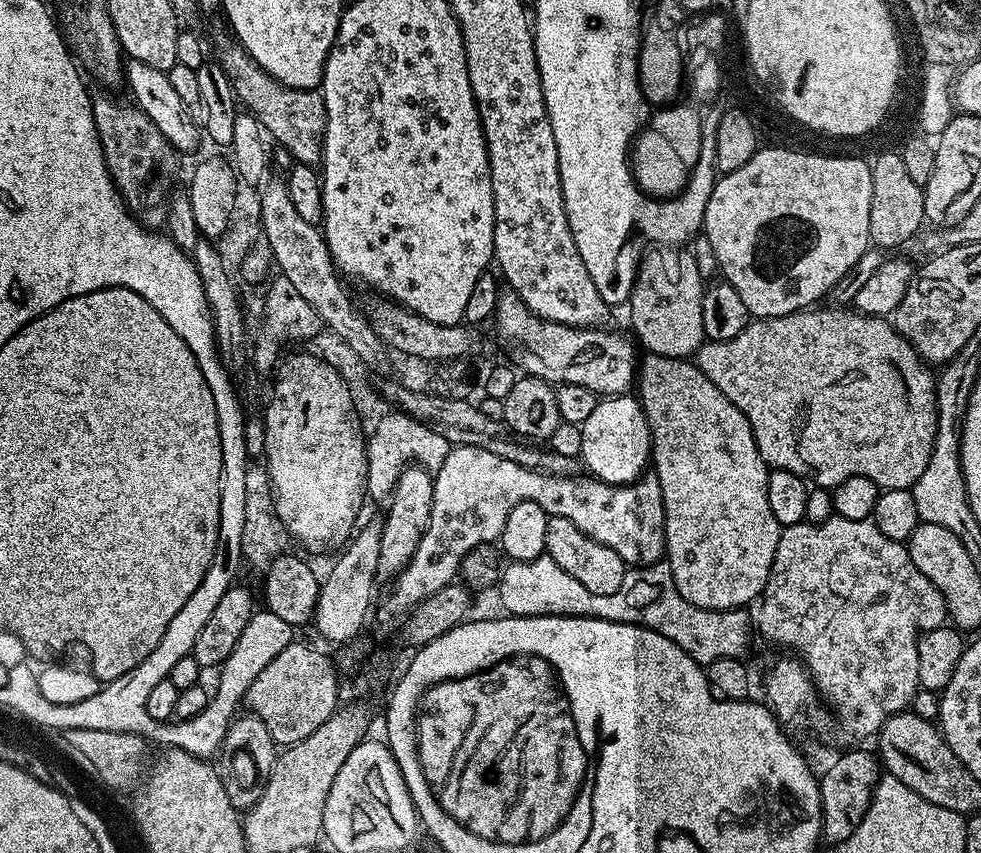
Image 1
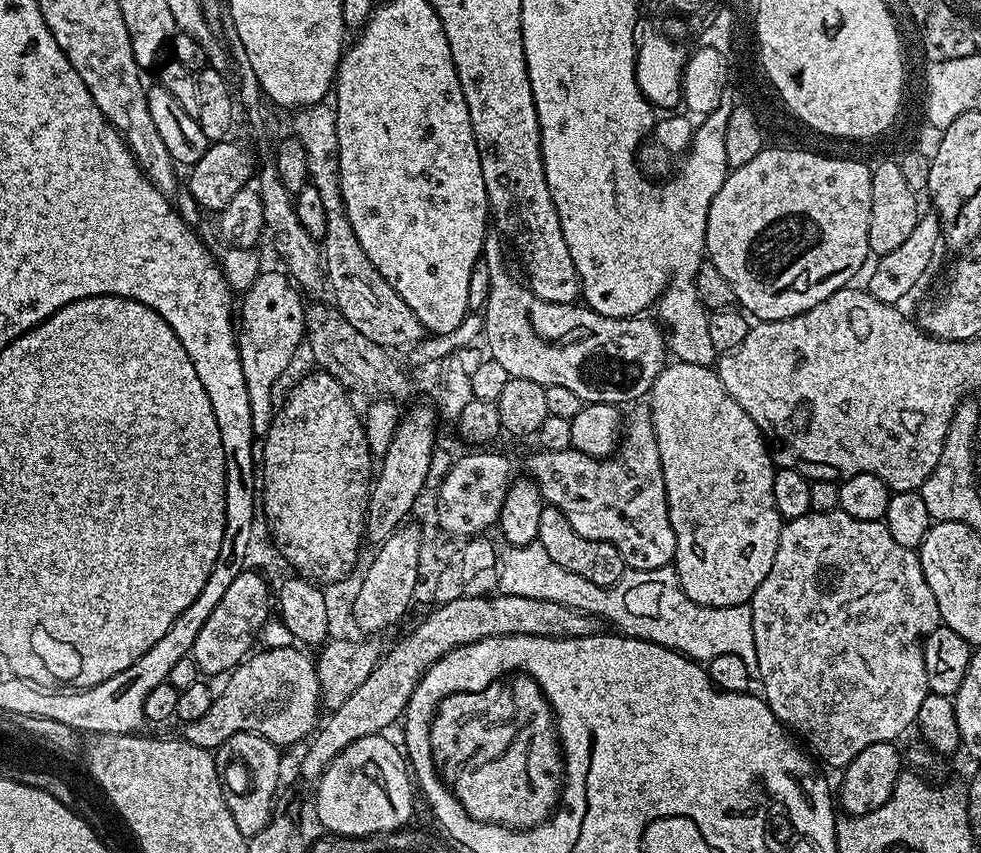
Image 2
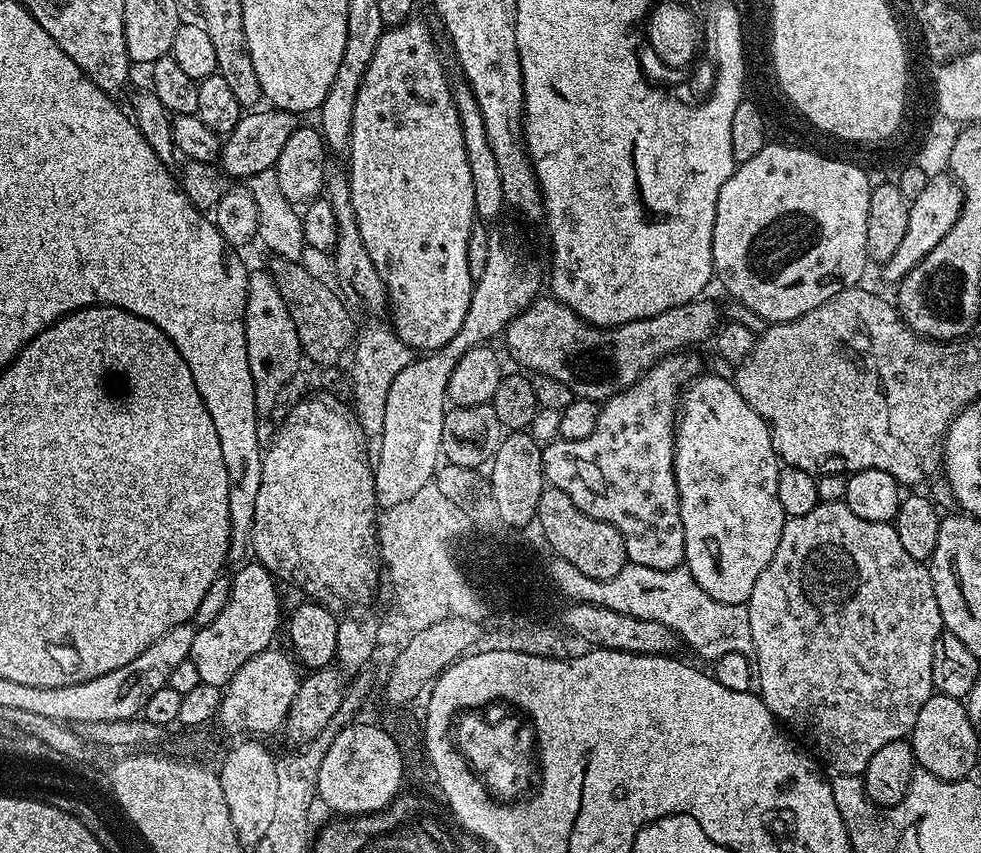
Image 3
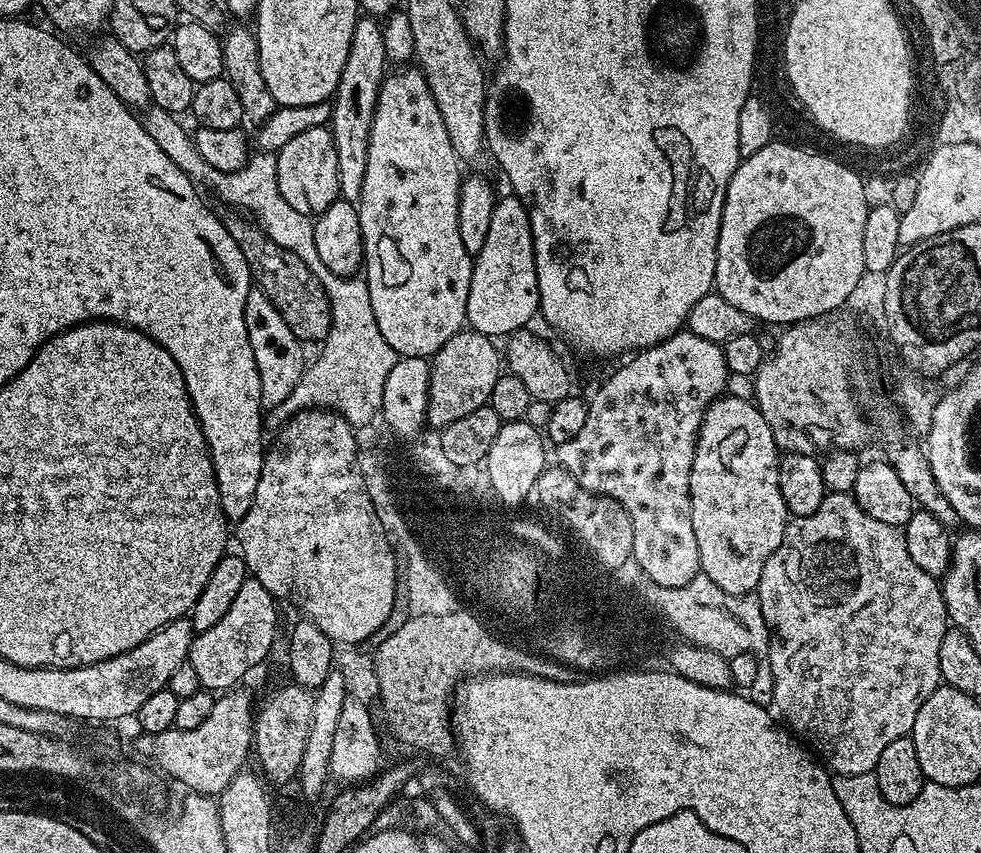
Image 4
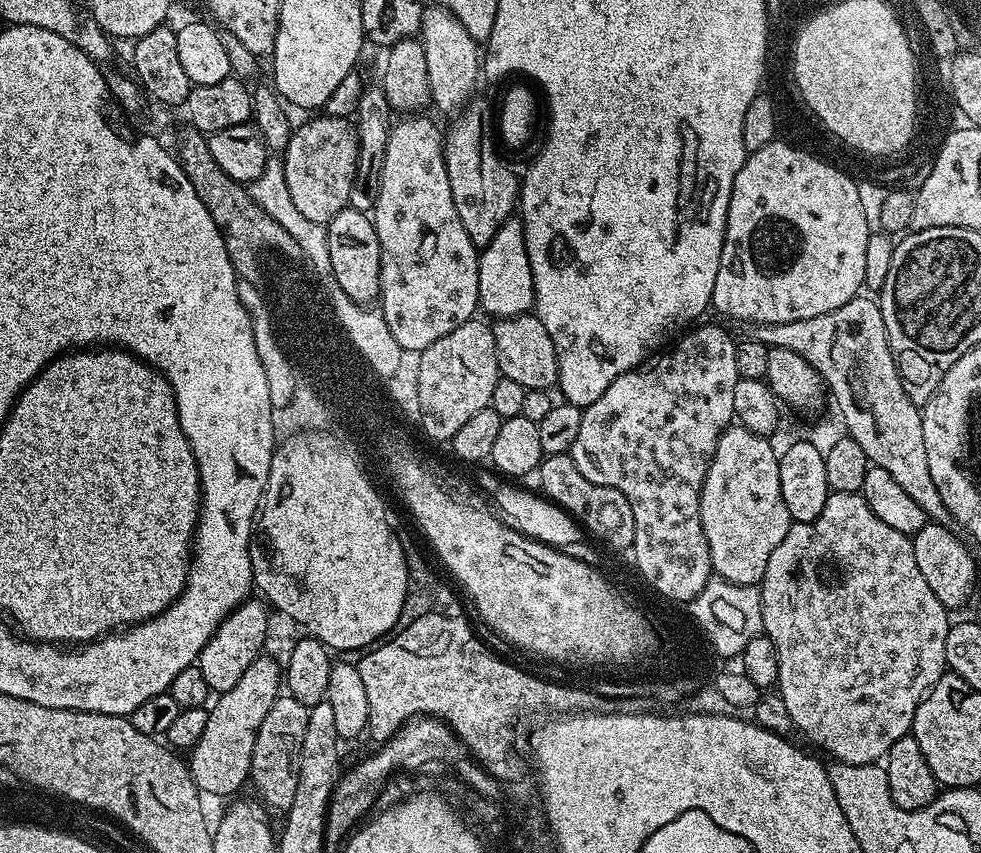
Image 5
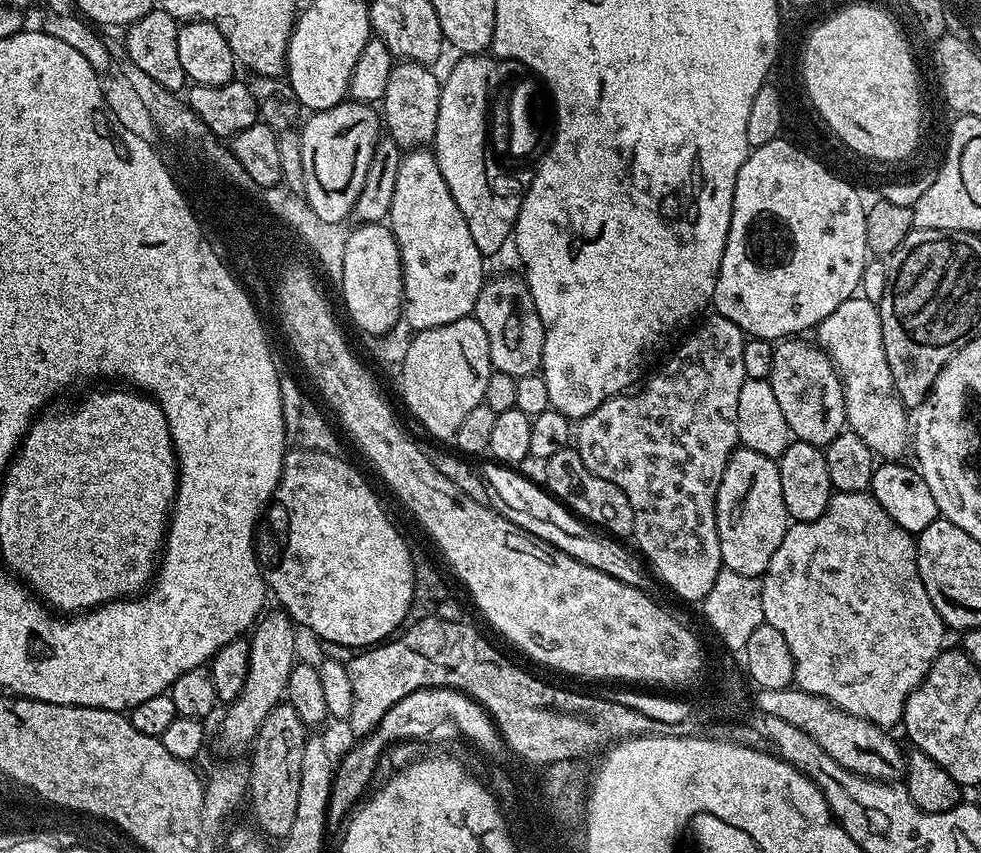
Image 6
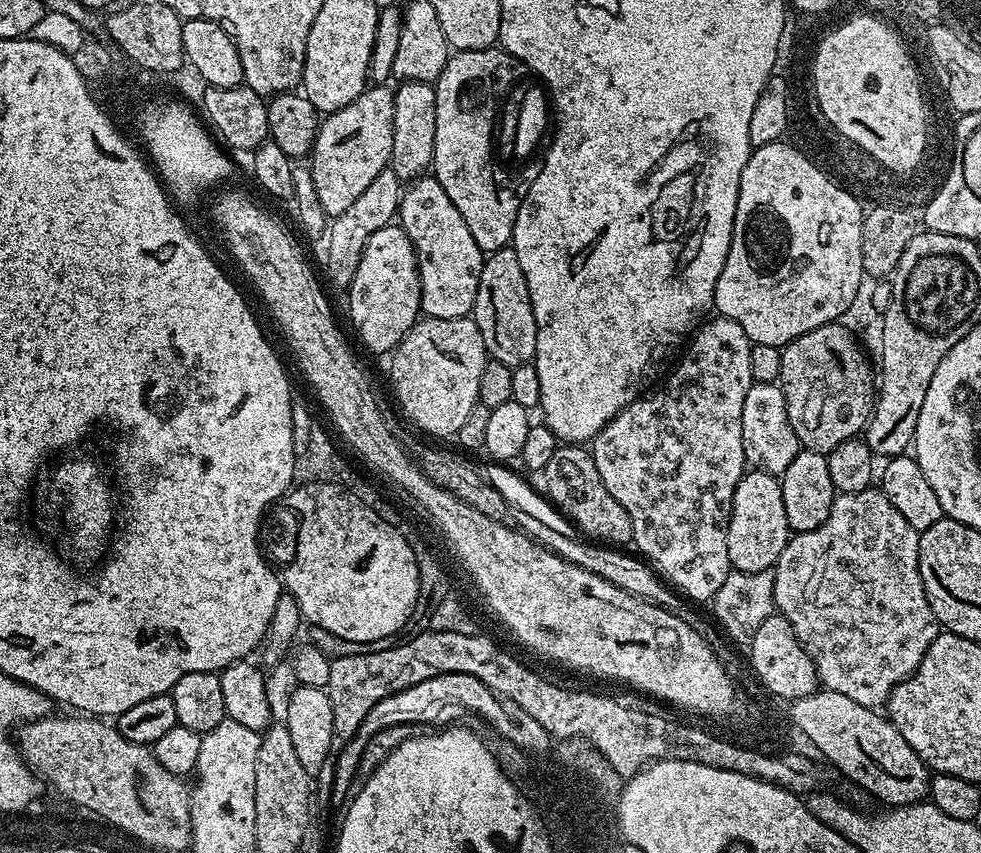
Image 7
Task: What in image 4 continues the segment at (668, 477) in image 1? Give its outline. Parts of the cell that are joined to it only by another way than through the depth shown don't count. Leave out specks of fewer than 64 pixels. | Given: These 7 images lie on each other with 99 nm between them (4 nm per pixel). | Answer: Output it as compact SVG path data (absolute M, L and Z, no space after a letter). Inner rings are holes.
M725 394L713 400L704 412L704 421L696 439L694 466L690 470L690 518L694 518L700 572L708 576L718 590L726 590L726 594L746 596L755 593L760 586L762 570L770 554L778 550L790 519L778 486L781 453L776 452L776 436L772 428L773 425L751 399Z

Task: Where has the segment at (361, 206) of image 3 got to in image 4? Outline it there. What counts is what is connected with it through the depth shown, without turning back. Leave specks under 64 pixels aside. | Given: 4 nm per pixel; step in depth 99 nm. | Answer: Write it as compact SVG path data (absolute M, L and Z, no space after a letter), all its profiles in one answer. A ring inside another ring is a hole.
M404 66L401 72L389 71L384 77L378 102L374 110L374 118L368 135L368 153L366 154L366 178L362 178L362 194L358 201L360 225L362 226L362 242L364 243L363 275L368 281L370 290L370 310L374 310L374 322L378 322L378 331L386 338L386 346L401 356L422 356L432 358L444 343L465 327L466 298L470 294L470 278L472 277L473 253L462 246L462 234L458 234L458 202L462 183L462 165L454 154L454 146L450 146L450 134L446 134L446 126L442 122L442 114L438 110L438 102L434 102L434 94L426 82L423 72L416 66Z

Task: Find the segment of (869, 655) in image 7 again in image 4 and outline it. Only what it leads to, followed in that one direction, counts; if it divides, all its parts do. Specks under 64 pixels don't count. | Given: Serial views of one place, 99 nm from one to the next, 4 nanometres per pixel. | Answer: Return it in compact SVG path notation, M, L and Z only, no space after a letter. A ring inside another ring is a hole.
M828 492L822 506L818 506L814 514L789 519L782 534L782 542L778 550L770 554L762 570L760 586L754 595L762 606L762 618L768 627L766 659L770 662L770 670L774 674L772 704L779 719L797 737L803 738L809 745L812 743L811 747L818 753L819 759L835 775L853 776L873 771L878 758L882 758L882 750L886 750L886 746L890 746L894 738L902 738L911 733L914 718L918 718L918 710L922 710L922 702L930 698L933 690L941 687L938 650L942 650L942 638L950 627L941 581L926 574L926 570L922 570L922 566L916 565L914 558L910 558L910 550L906 550L906 538L900 528L890 526L886 522L878 522L878 518L870 518L870 514L866 514L866 510L858 506L856 497L851 492Z

